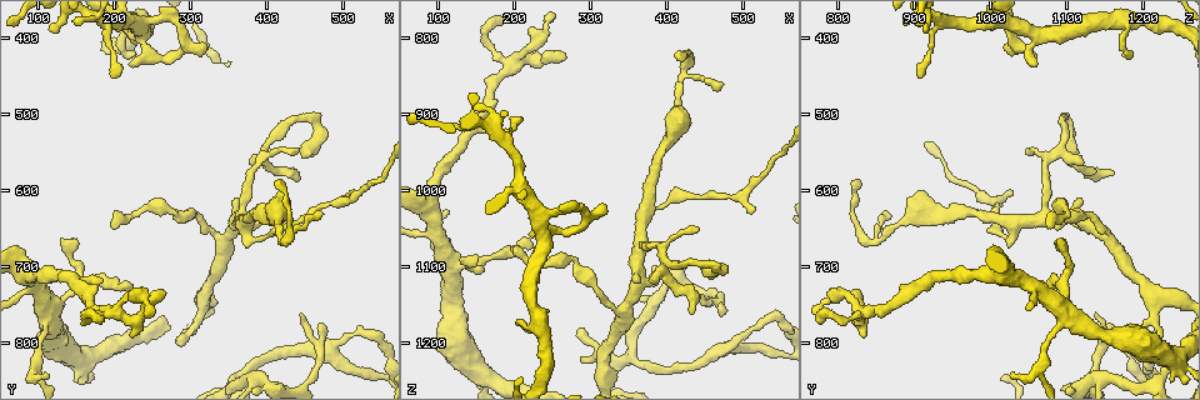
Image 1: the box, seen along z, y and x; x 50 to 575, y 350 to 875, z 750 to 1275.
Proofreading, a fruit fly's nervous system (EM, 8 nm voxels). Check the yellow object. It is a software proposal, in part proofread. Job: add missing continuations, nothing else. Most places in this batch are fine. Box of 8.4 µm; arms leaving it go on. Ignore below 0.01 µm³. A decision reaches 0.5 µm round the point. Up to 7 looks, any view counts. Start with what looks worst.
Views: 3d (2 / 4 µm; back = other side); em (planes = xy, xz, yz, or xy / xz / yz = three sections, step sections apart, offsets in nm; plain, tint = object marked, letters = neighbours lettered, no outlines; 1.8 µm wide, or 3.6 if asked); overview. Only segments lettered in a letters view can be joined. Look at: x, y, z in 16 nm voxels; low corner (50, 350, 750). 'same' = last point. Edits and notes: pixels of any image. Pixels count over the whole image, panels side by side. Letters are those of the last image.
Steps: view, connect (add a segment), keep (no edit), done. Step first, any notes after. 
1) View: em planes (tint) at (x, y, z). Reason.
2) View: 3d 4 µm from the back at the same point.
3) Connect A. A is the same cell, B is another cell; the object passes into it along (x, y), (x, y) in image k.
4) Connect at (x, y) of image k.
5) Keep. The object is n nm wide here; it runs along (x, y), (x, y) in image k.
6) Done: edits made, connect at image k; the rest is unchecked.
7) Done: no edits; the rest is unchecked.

View: em xz step 16 (letters) at (435, 580, 1165). Branch stops here.

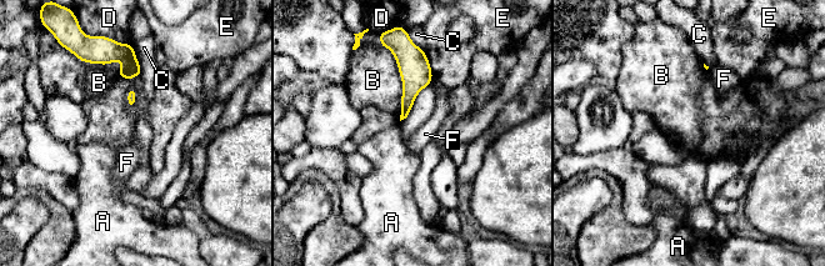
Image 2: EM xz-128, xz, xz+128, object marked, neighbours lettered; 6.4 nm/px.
View: em planes (letters) at the same point. Another direction.

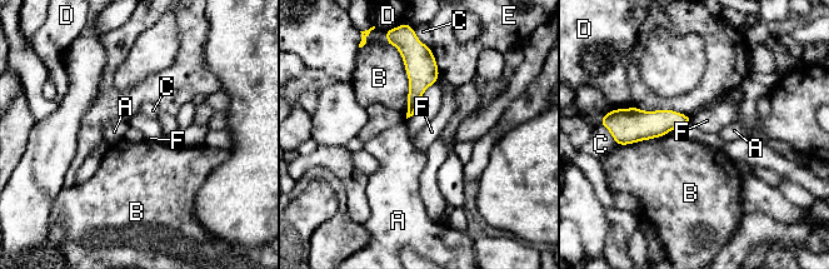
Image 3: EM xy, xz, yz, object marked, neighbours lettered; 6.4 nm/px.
Keep. The longest contact is with B, 460 nm; A, B, C, D, E and F are other cells; none of them fits.

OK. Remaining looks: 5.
View: em planes (letters) at (320, 410, 1025). An open end.

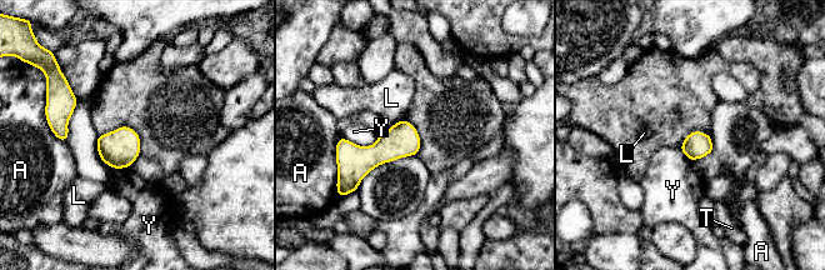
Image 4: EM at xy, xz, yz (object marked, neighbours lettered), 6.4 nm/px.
Keep. A, L, T and Y are other cells; no lettered segment goes on from it.

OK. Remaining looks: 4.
View: 3d 2 µm at (150, 665, 1085). Thin end.

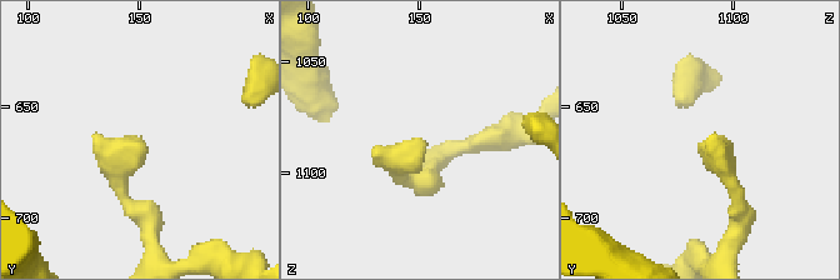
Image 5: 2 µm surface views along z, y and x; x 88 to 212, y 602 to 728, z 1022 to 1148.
View: em planes (letters) at (151, 667, 1083). Shape alone is not enough.

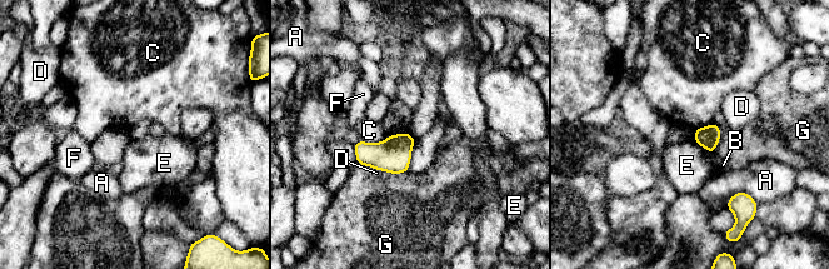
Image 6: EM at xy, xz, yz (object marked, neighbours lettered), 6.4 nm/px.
Keep. The longest contact is with C, 190 nm; A, B, C, D, E, F and G are other cells; a border runs along (389, 135), (378, 142), (360, 140) in image 6; no lettered segment goes on from it.

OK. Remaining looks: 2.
Done: no edits; the rest is unchecked.

